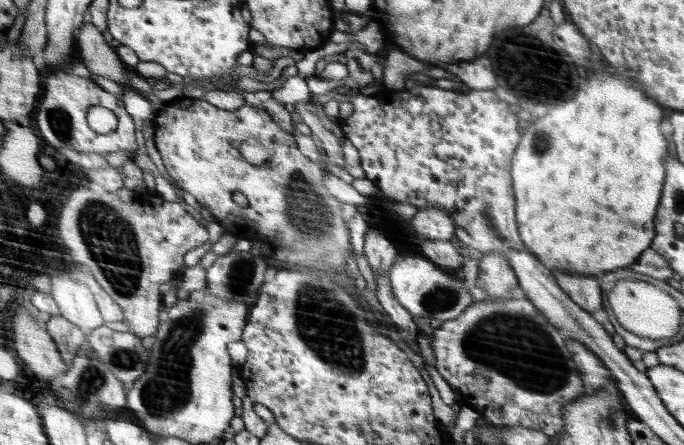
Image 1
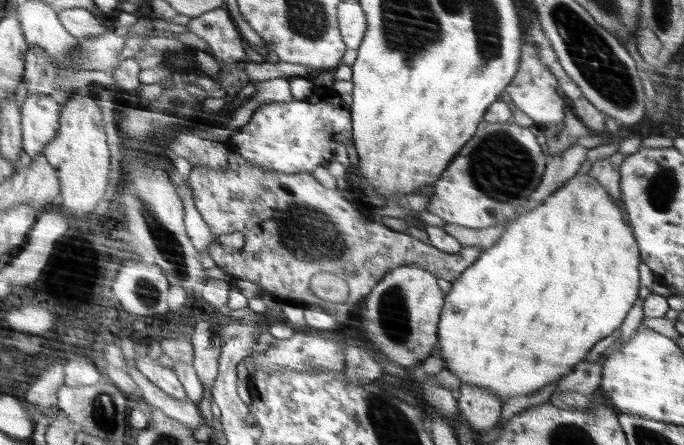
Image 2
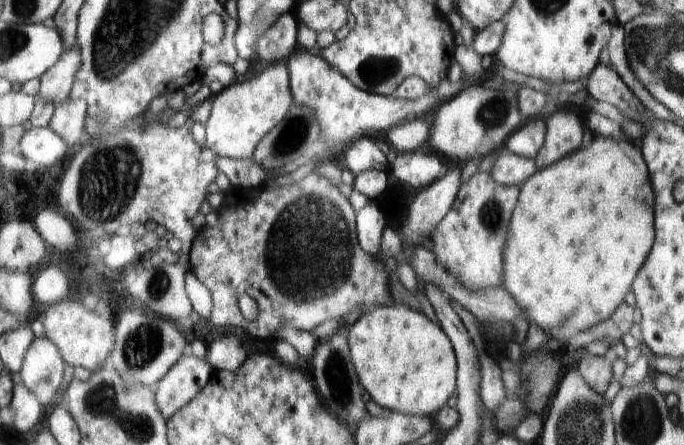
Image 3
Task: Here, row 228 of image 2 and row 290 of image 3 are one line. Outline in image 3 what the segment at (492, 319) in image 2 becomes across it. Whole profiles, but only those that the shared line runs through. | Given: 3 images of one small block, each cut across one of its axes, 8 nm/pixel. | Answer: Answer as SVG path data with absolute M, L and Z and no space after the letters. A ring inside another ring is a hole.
M596 138L584 152L576 152L570 158L564 158L562 162L536 172L526 184L522 184L522 202L517 202L518 210L514 210L514 226L509 226L510 250L506 250L506 286L503 287L521 306L530 324L536 324L540 330L544 330L549 339L568 340L578 332L594 328L599 322L612 317L617 306L626 298L626 294L631 292L632 283L654 244L655 226L652 202L654 202L654 192L650 186L650 174L648 174L648 167L640 147L635 142L616 142L613 138Z

